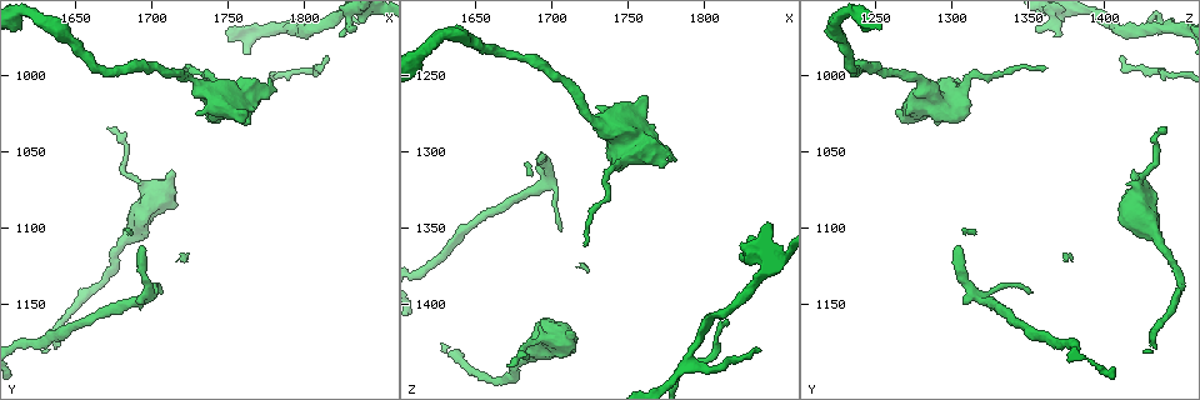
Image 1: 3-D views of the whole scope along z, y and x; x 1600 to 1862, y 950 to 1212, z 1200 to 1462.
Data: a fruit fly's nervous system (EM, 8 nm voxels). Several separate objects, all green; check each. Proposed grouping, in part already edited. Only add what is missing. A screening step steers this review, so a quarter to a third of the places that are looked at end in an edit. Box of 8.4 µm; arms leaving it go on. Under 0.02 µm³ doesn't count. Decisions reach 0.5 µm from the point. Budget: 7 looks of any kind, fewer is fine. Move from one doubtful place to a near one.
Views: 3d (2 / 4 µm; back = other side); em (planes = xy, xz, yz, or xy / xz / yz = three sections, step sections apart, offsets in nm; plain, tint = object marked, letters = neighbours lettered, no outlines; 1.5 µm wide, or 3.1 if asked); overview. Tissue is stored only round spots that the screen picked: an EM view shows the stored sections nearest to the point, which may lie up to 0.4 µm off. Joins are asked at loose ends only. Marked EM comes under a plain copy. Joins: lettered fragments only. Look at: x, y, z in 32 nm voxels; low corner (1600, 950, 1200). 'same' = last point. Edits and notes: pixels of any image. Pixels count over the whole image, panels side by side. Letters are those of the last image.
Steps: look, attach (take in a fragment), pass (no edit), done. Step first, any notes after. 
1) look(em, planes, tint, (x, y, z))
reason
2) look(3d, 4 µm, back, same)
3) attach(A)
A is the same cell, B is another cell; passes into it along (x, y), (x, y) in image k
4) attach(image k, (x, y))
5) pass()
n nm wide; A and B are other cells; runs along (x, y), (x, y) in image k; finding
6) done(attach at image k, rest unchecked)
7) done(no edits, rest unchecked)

look(3d, 4 µm, (1828, 972, 1356))
an open end

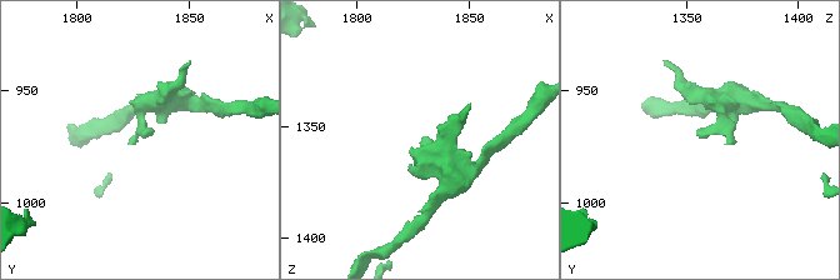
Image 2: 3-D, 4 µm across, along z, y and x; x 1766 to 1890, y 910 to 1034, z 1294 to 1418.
look(em, planes, letters, (1830, 971, 1356))

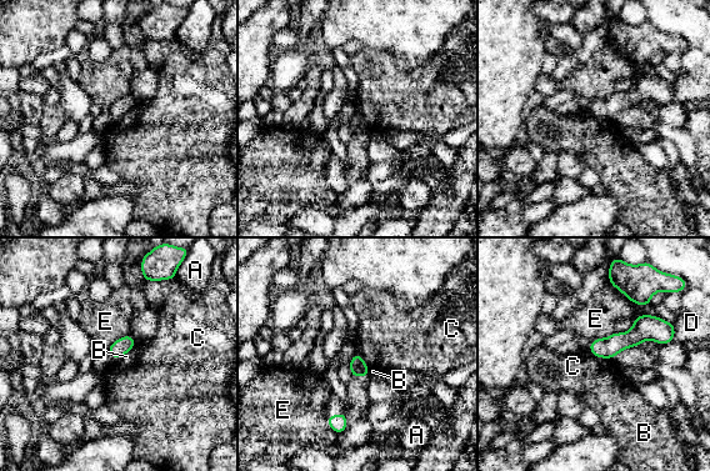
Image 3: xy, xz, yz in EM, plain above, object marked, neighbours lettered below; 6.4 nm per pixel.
pass()
A, B, C, D and E are other cells; border along (364, 359), (368, 366), (368, 376) in image 3; none of them fits

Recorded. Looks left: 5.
look(3d, 4 µm, (1722, 994, 1362))
thin end

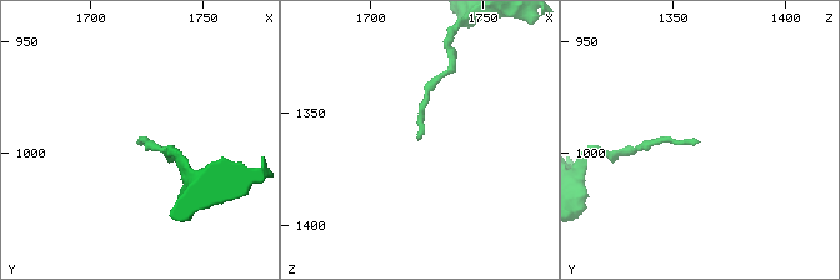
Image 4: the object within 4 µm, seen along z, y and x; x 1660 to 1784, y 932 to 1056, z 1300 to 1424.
look(em, xz, step 4, letters, (1721, 993, 1362))
now the EM

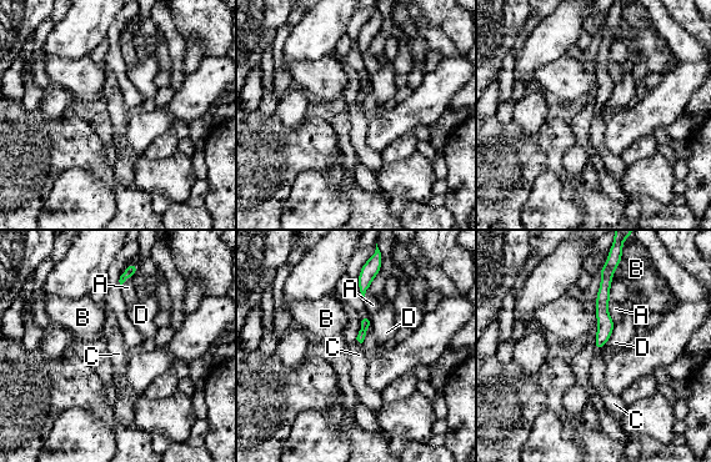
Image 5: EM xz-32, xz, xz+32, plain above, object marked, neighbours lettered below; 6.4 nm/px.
pass()
A, B, C and D are other cells; none of them fits

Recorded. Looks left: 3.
look(em, planes, letters, (1638, 1178, 1432))
long arm stops here

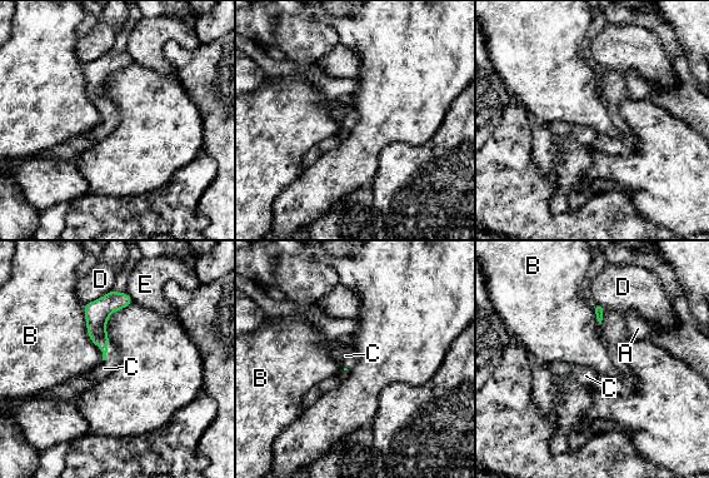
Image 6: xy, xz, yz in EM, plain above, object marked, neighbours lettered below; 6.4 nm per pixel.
attach(C)
C is the same cell, A, B, D and E are other cells; the neuron continues

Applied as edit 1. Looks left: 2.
done(attach at image 6, rest unchecked)

